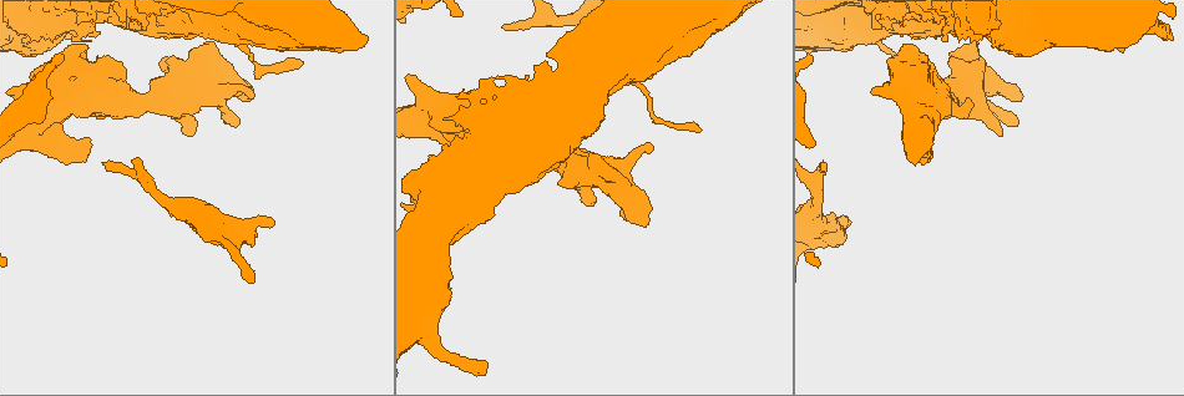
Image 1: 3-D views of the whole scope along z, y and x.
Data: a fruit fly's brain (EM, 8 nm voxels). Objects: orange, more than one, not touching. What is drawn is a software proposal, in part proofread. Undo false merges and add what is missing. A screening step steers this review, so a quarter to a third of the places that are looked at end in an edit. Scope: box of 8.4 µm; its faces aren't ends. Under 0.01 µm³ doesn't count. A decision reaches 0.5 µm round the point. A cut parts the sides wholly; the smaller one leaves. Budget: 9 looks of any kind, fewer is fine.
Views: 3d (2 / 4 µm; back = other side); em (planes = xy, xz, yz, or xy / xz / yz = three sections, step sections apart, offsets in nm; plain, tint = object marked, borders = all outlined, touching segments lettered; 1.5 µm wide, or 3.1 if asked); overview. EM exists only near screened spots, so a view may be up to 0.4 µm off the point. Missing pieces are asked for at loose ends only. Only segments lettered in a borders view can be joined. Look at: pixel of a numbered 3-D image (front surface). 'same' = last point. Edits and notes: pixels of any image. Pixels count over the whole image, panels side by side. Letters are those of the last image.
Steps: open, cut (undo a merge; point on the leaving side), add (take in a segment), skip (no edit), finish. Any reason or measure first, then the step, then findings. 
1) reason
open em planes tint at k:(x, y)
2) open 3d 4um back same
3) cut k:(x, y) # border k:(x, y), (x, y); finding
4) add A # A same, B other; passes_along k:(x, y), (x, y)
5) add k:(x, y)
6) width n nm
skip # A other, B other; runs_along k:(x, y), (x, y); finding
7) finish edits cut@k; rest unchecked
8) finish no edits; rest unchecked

branch stops here
open em yz step 8 tint at 1:(1018, 121)

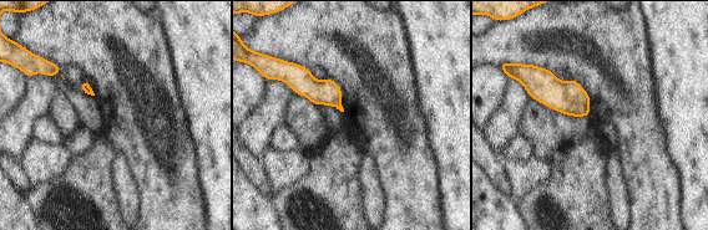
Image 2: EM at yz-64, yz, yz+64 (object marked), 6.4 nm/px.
open em planes tint same

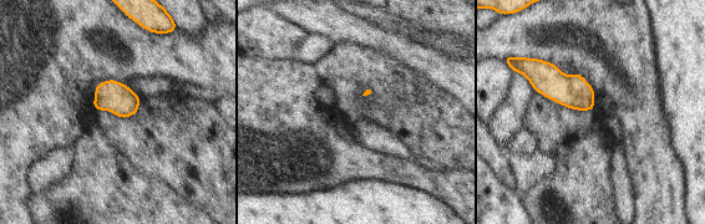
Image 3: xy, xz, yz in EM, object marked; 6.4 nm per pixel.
what lies round it
open em planes borders same

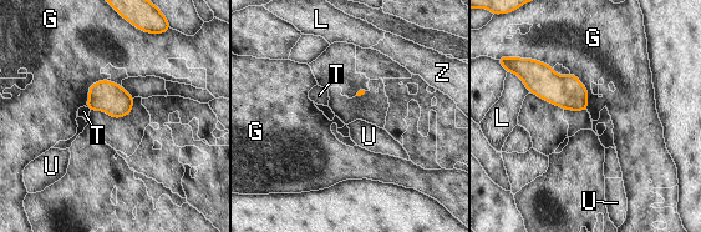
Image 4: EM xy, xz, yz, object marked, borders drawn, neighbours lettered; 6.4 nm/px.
skip # G other, L other, T other, U other, Z other; border 4:(121, 16), (146, 33), (162, 34); no lettered segment goes on from it

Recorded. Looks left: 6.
free end
open em yz step 4 tint at 1:(254, 96)

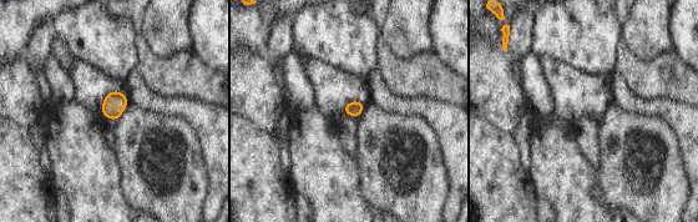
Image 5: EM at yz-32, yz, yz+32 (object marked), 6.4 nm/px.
open em yz step 4 borders same

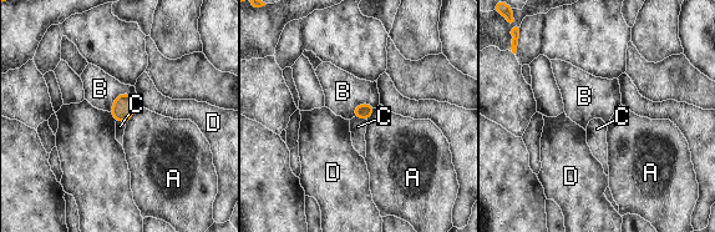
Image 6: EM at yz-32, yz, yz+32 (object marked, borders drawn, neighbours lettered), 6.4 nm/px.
skip # A other, B other, C other, D other; border 6:(135, 96), (120, 94), (110, 111); no lettered segment goes on from it

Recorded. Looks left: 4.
branch stops here
open 3d 4um at 1:(847, 227)

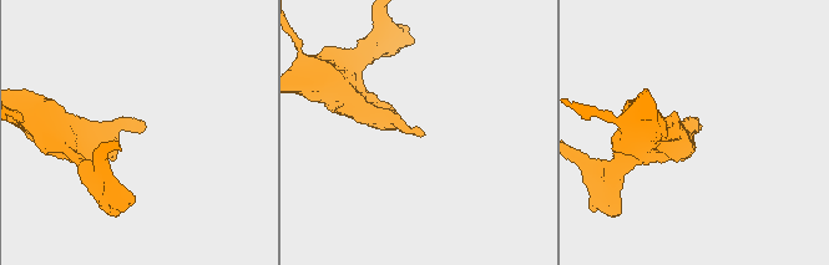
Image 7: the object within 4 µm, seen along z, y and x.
open em xy step 4 plain at 7:(695, 131)

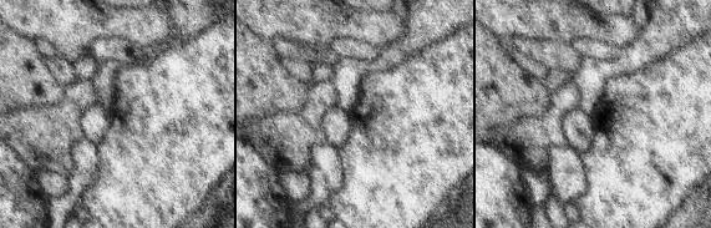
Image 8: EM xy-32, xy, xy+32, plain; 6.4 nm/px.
open em xy step 4 borders same

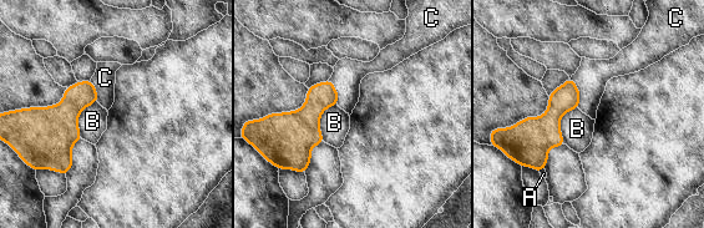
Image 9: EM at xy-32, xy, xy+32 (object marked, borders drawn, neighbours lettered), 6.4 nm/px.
skip # A other, B other, C other; border 9:(571, 77), (580, 92), (578, 107); none of them fits

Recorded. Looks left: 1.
branch stops here
open em planes borders at 1:(967, 98)

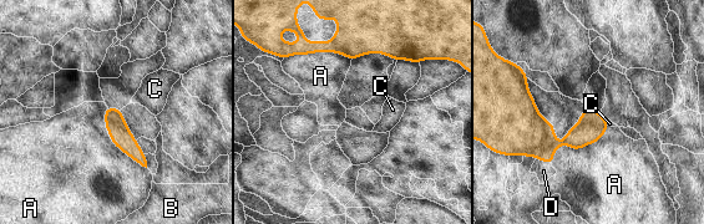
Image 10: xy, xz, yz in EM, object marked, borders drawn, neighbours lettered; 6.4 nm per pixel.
longest_contact A 440 nm
skip # A other, B other, C other, D other; none of them fits

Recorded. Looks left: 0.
finish no edits; rest unchecked

